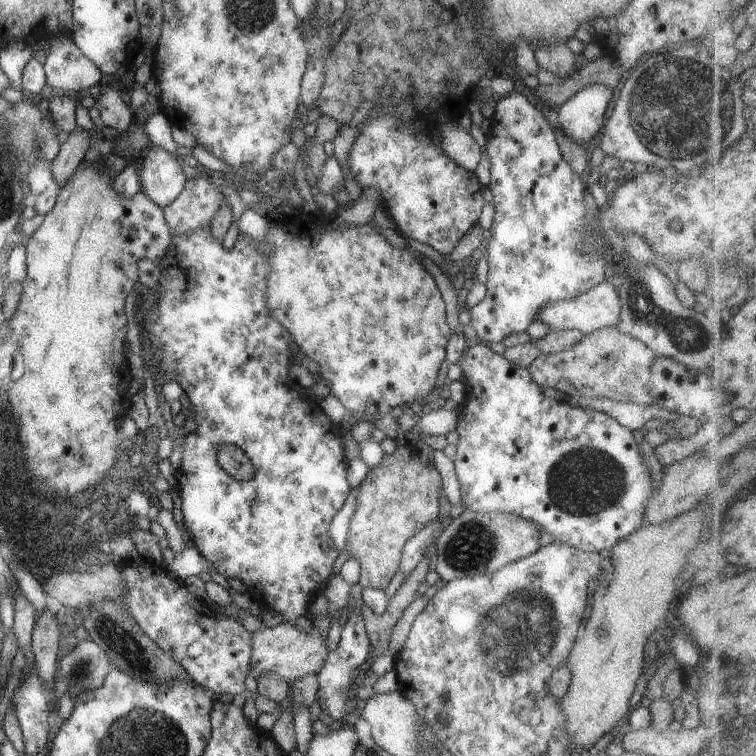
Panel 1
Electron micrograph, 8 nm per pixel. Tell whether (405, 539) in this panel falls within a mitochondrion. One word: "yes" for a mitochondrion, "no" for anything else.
no

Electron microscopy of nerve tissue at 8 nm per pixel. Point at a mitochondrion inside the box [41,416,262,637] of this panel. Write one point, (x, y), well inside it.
(131, 527)

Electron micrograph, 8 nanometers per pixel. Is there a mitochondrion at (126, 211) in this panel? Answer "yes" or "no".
no

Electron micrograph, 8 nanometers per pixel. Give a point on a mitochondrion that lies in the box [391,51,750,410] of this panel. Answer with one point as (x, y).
(676, 113)

